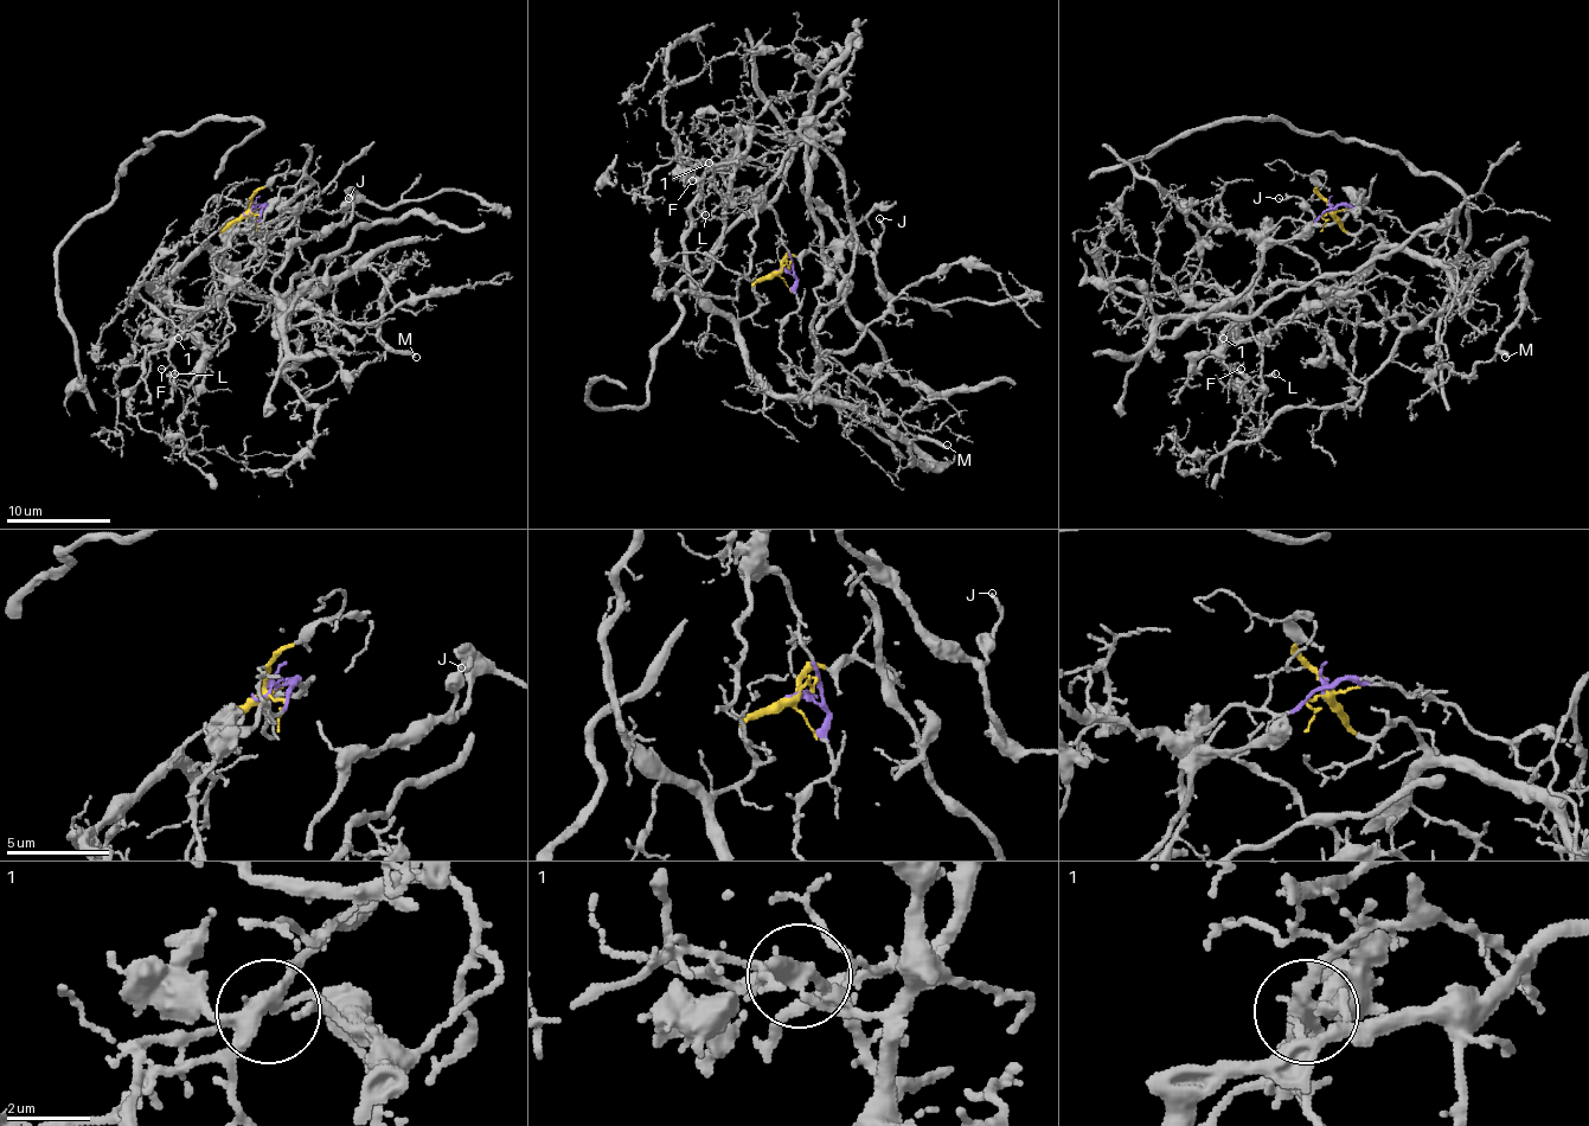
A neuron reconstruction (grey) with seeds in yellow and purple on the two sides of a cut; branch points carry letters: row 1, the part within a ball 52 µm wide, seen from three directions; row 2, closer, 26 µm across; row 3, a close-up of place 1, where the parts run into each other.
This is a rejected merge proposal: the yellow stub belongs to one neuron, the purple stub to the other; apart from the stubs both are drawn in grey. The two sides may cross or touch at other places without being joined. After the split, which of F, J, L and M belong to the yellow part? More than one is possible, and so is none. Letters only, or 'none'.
J, M

